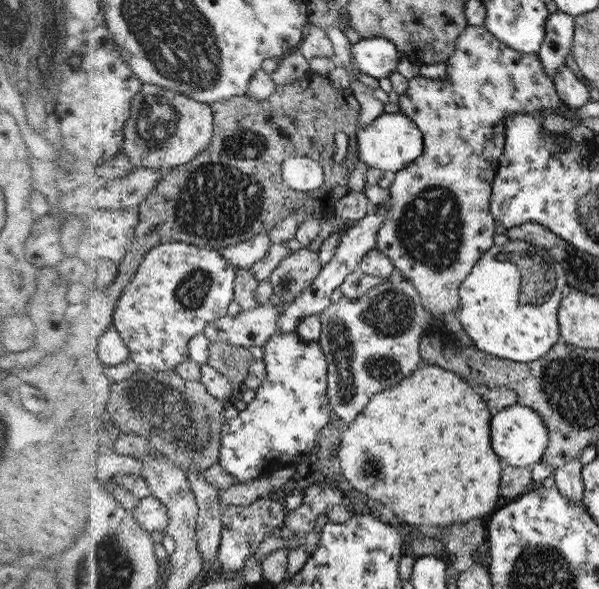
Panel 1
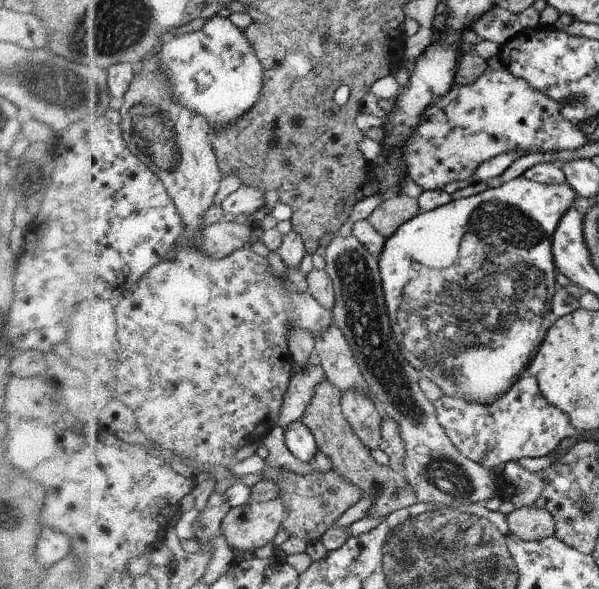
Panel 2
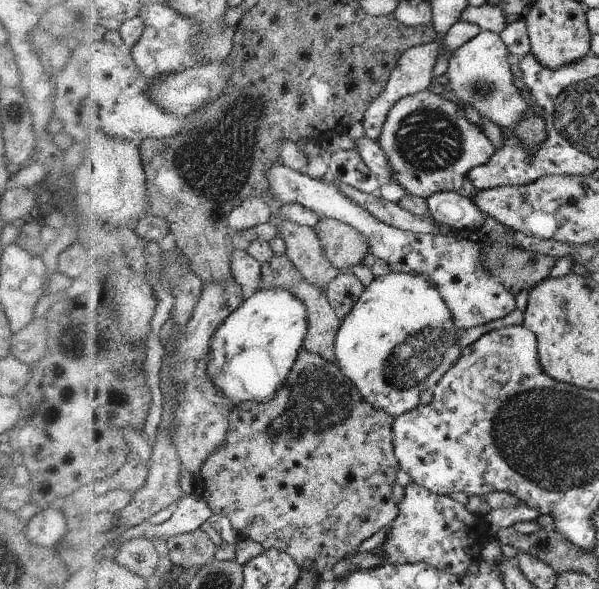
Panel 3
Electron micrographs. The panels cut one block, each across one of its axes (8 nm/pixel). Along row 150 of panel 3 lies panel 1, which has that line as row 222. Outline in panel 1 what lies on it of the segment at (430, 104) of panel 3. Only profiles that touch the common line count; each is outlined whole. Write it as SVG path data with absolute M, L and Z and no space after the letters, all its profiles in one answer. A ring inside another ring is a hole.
M484 25L480 26L468 26L457 40L456 50L449 59L445 62L448 77L442 80L434 80L432 78L423 77L422 75L409 79L408 88L400 95L398 100L398 106L400 107L399 113L404 114L413 120L414 125L421 130L424 134L424 152L414 163L409 167L404 168L402 171L394 173L394 180L389 188L389 209L384 219L382 228L377 233L377 247L380 253L389 257L392 263L395 265L396 271L400 272L404 277L413 282L413 285L419 293L421 293L421 299L427 309L434 314L434 319L443 321L444 315L447 313L460 312L461 299L460 288L461 284L469 276L469 272L473 270L475 264L480 260L483 255L493 249L494 247L494 222L495 218L492 218L493 214L490 214L491 210L488 210L488 202L490 200L490 188L493 188L492 180L494 180L494 172L498 168L498 158L501 158L504 150L504 140L508 140L508 136L504 136L504 124L506 119L510 116L516 116L522 114L524 116L537 116L541 117L546 124L552 124L555 118L568 119L573 123L582 123L579 119L572 120L571 116L564 116L559 112L560 107L568 107L557 92L556 85L553 79L545 72L544 63L540 59L537 53L525 54L524 52L518 52L517 49L510 48L504 41L498 40Z

